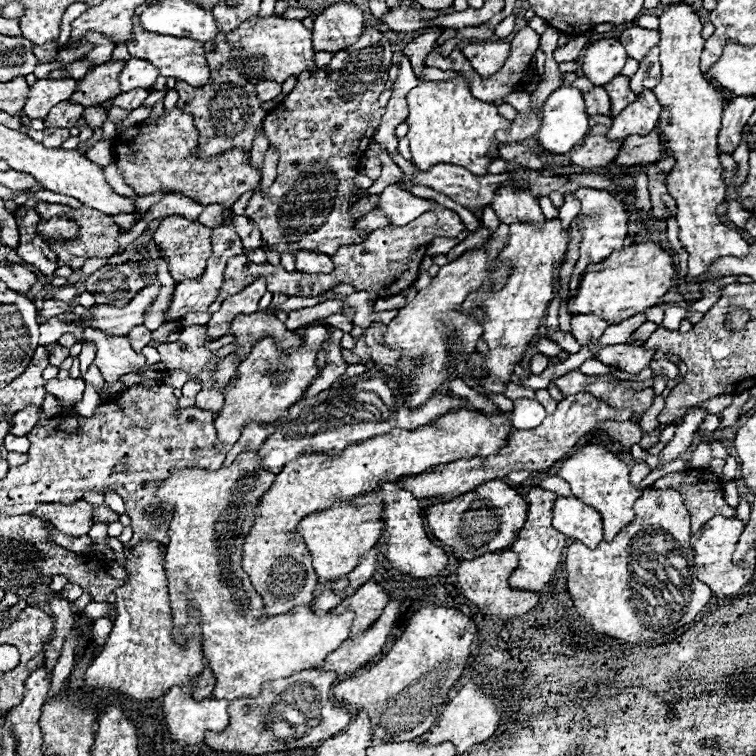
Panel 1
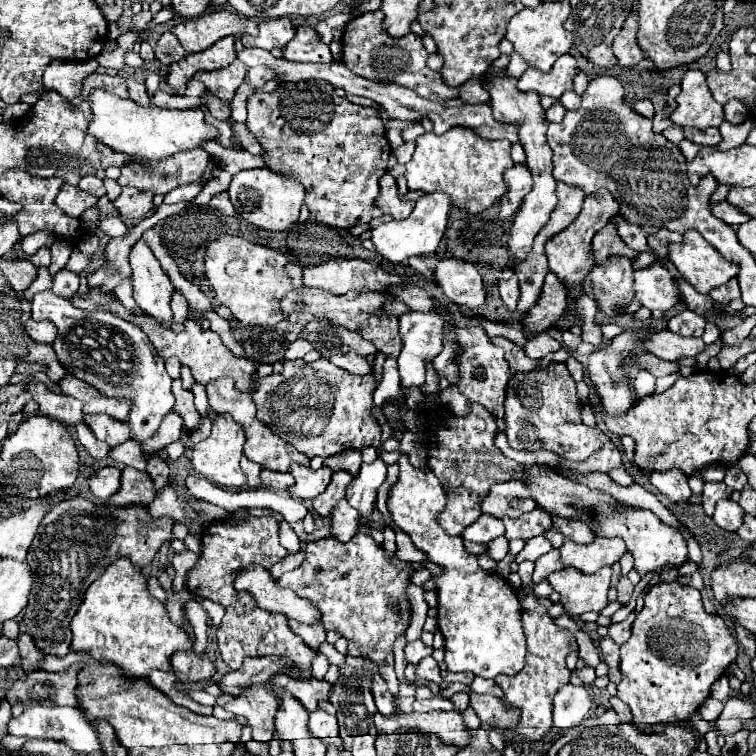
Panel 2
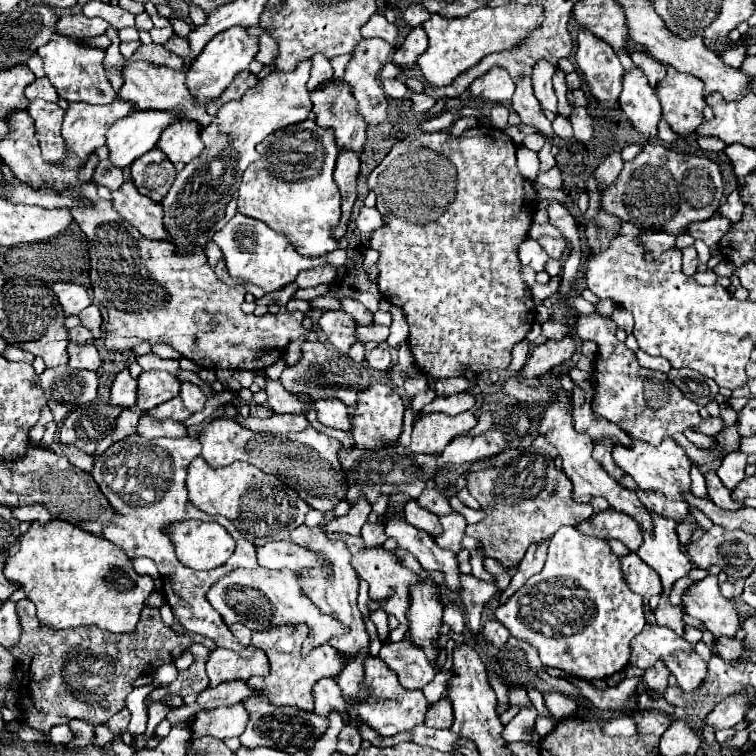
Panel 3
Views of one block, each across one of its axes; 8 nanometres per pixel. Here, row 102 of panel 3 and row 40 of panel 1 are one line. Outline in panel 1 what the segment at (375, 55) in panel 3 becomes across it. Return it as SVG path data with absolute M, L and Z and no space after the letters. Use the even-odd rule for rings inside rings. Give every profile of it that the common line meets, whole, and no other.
M366 28L358 42L334 54L332 62L324 70L316 68L314 72L302 72L294 90L266 116L262 128L270 144L276 144L280 152L278 172L274 184L266 190L266 194L254 194L246 208L246 218L258 224L266 248L276 250L278 254L294 254L298 252L298 248L306 248L308 252L326 252L328 256L332 256L342 244L358 244L358 240L366 236L366 230L352 230L354 222L360 216L352 216L348 210L360 198L370 196L354 184L354 178L358 174L358 164L364 158L366 148L372 142L374 130L378 128L378 122L386 112L386 108L378 106L378 96L384 92L384 82L388 80L390 66L392 44L382 32Z

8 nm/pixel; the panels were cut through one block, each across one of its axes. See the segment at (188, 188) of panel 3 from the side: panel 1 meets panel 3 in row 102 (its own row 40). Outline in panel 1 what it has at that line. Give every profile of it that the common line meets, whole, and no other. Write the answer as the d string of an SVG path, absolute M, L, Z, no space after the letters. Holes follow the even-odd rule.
M254 16L254 20L246 20L234 32L228 32L226 38L230 44L240 44L240 54L236 56L236 68L250 80L258 84L262 80L284 82L290 76L298 76L304 70L314 70L314 50L312 50L312 32L302 26L300 20L276 18L276 16Z

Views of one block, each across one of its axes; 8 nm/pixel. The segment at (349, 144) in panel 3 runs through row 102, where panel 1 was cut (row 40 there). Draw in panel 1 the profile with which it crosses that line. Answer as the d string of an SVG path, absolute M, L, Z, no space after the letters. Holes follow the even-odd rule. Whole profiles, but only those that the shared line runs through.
M338 2L320 12L314 20L312 46L316 52L340 52L354 44L364 32L362 10L352 2Z

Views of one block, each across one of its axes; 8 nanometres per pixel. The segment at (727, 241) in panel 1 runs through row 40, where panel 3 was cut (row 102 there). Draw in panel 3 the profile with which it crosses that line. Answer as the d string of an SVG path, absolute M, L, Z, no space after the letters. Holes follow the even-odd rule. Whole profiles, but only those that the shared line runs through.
M668 68L668 76L658 84L656 94L662 104L662 116L670 128L680 134L692 134L704 120L704 84L694 78Z

